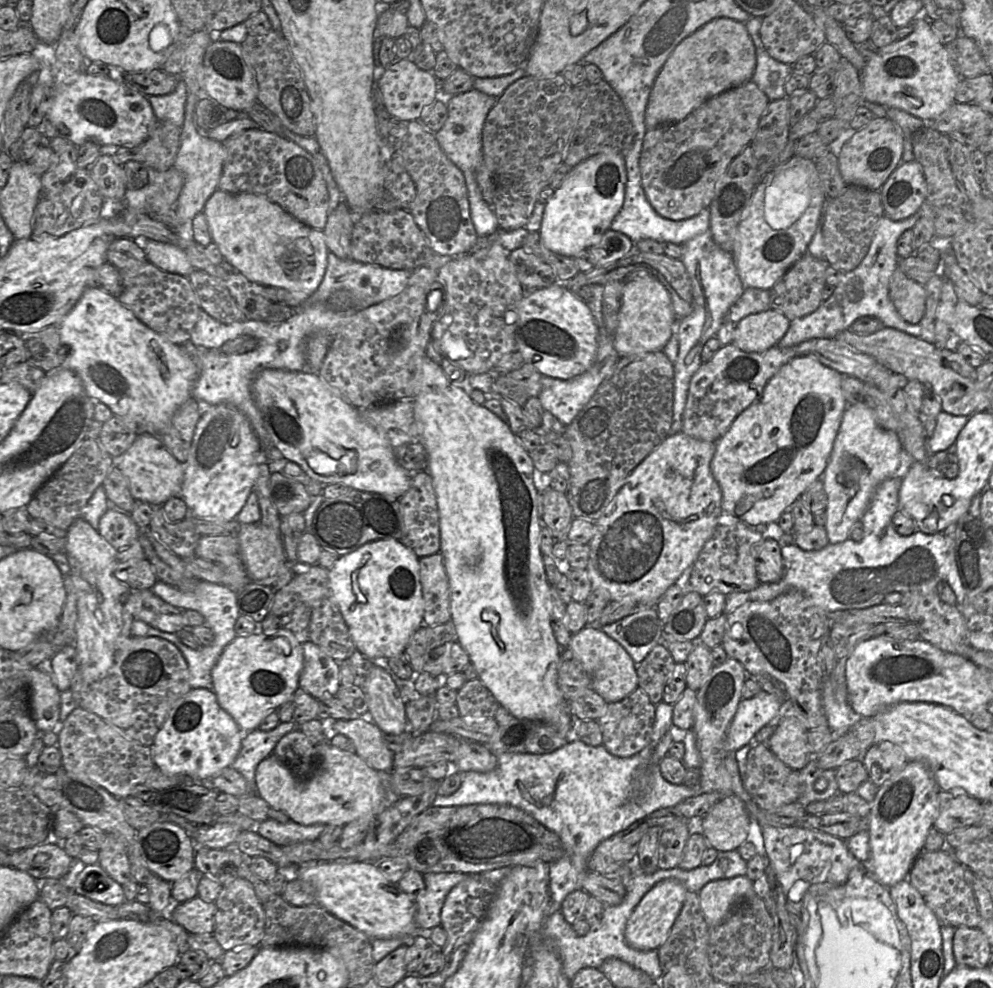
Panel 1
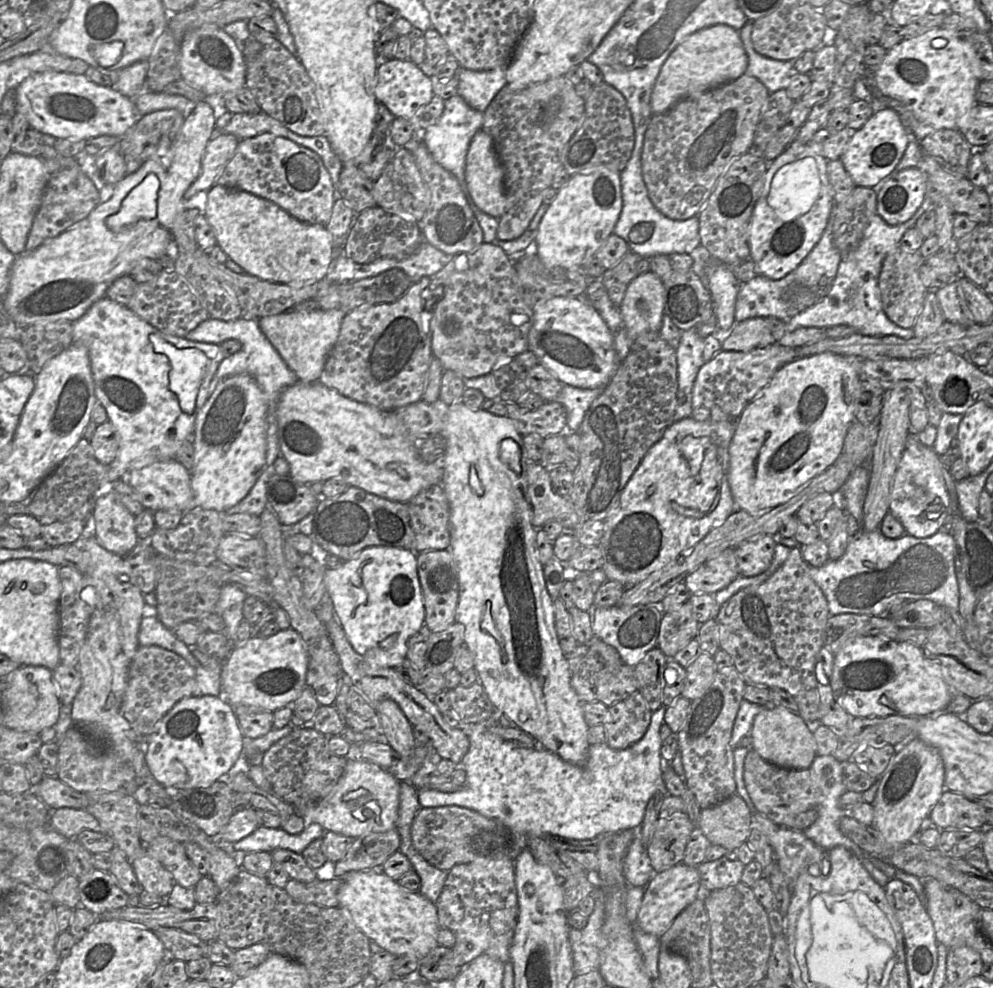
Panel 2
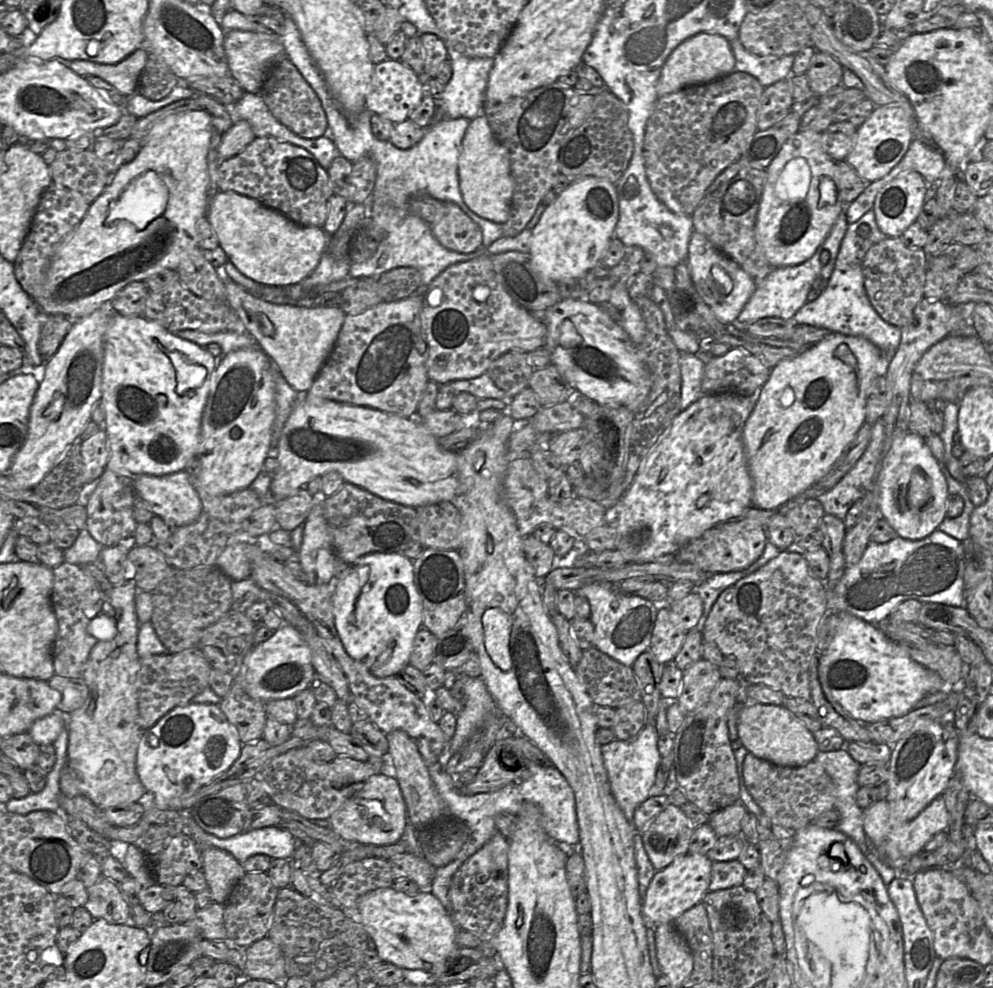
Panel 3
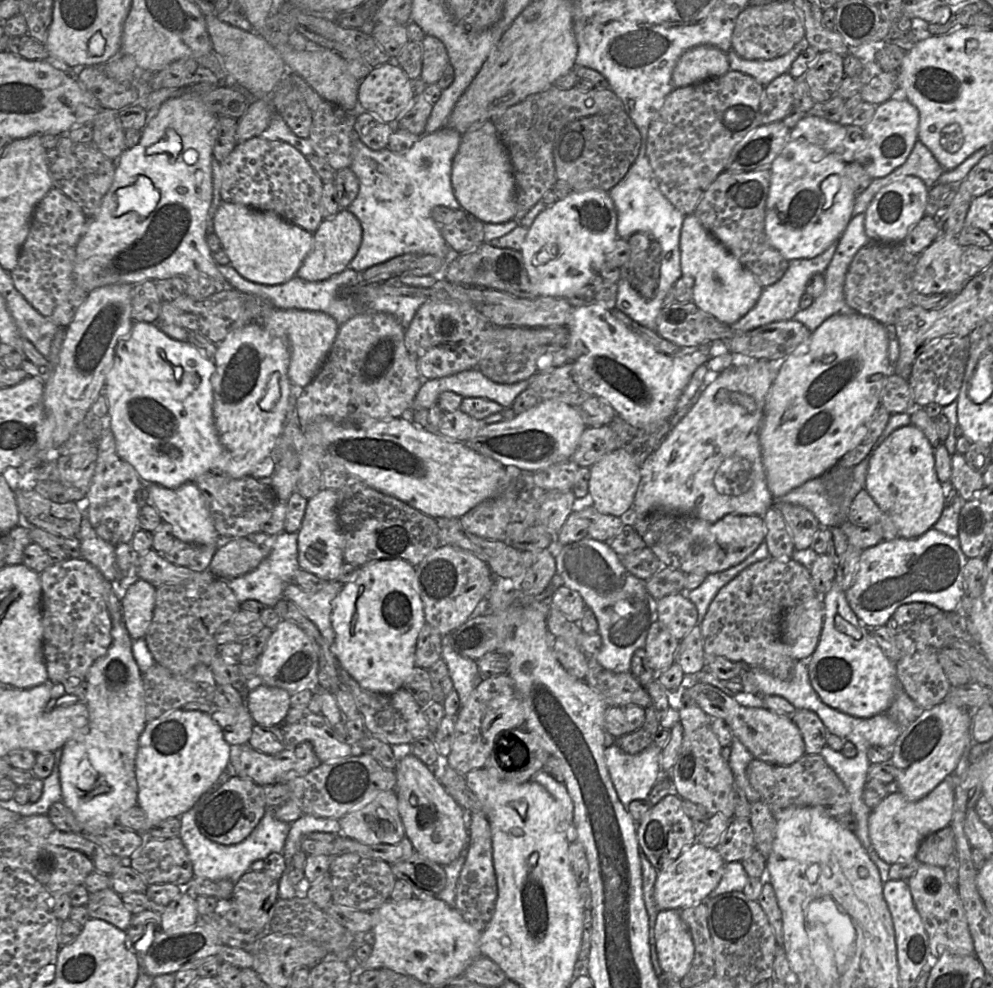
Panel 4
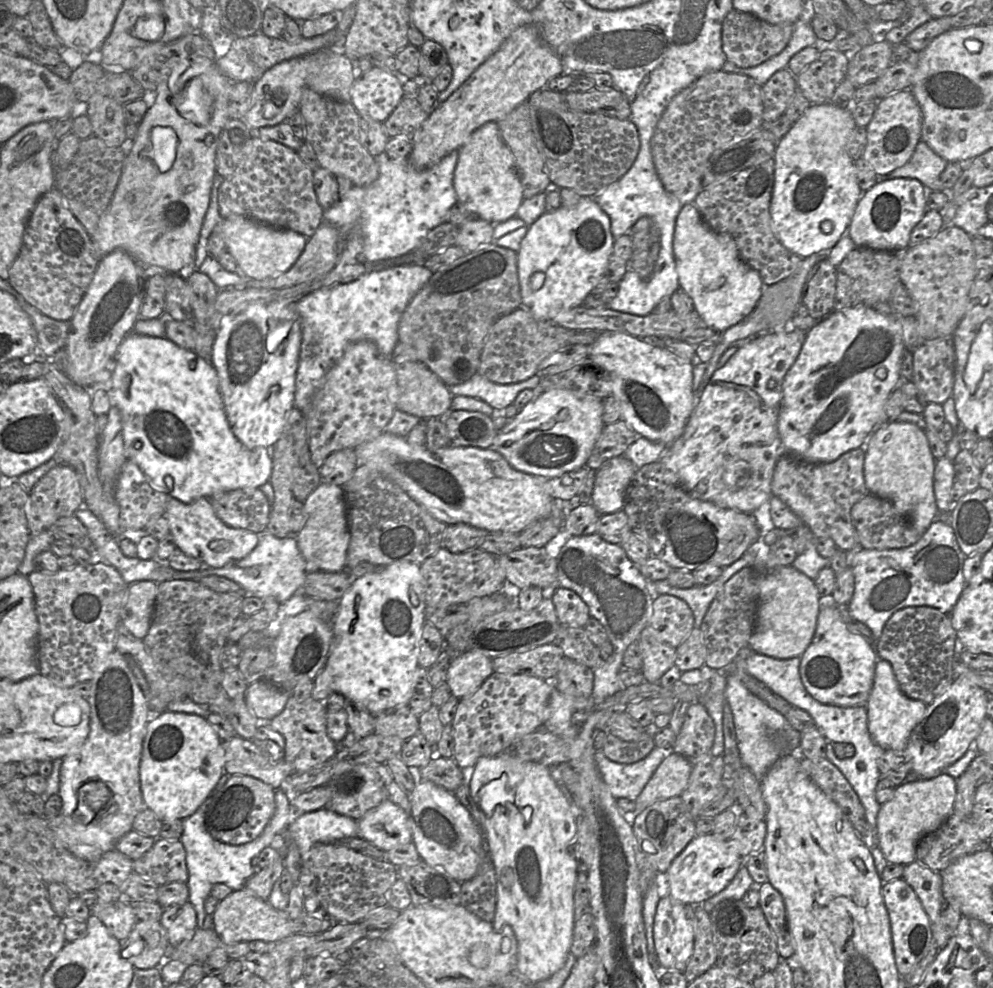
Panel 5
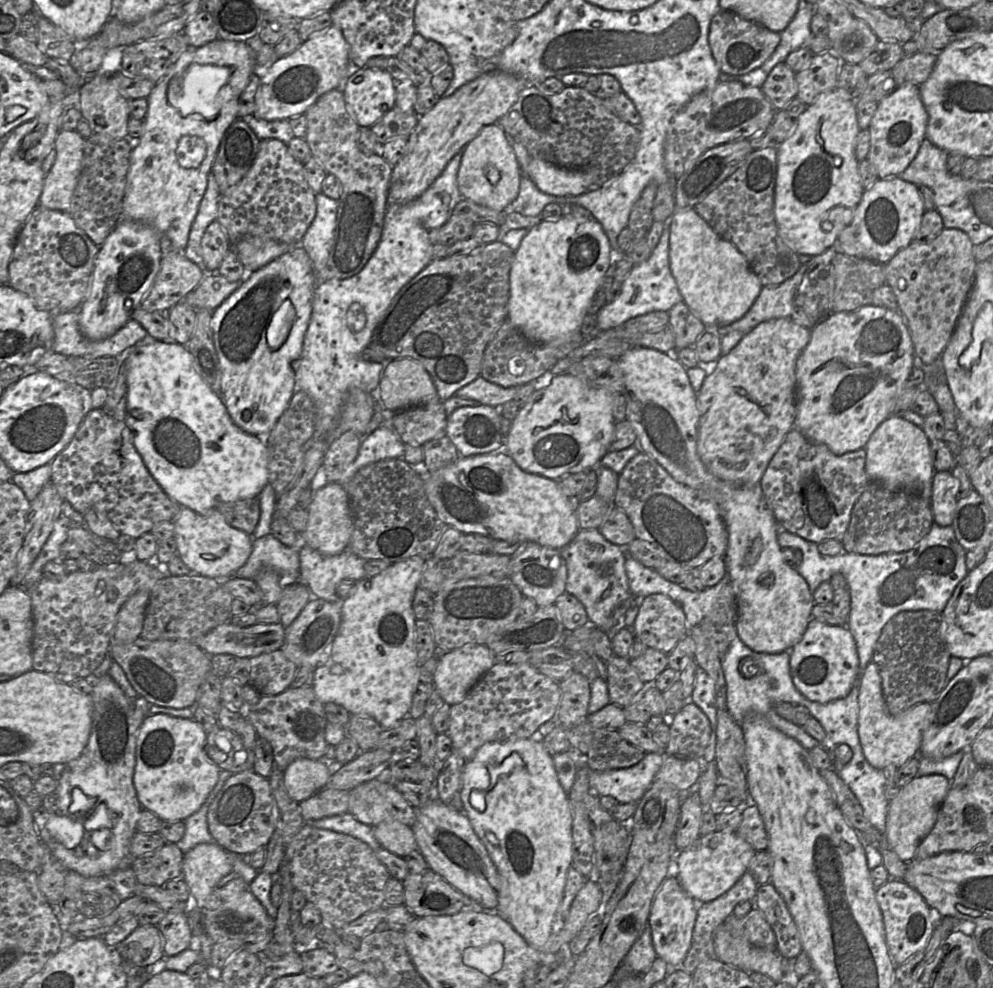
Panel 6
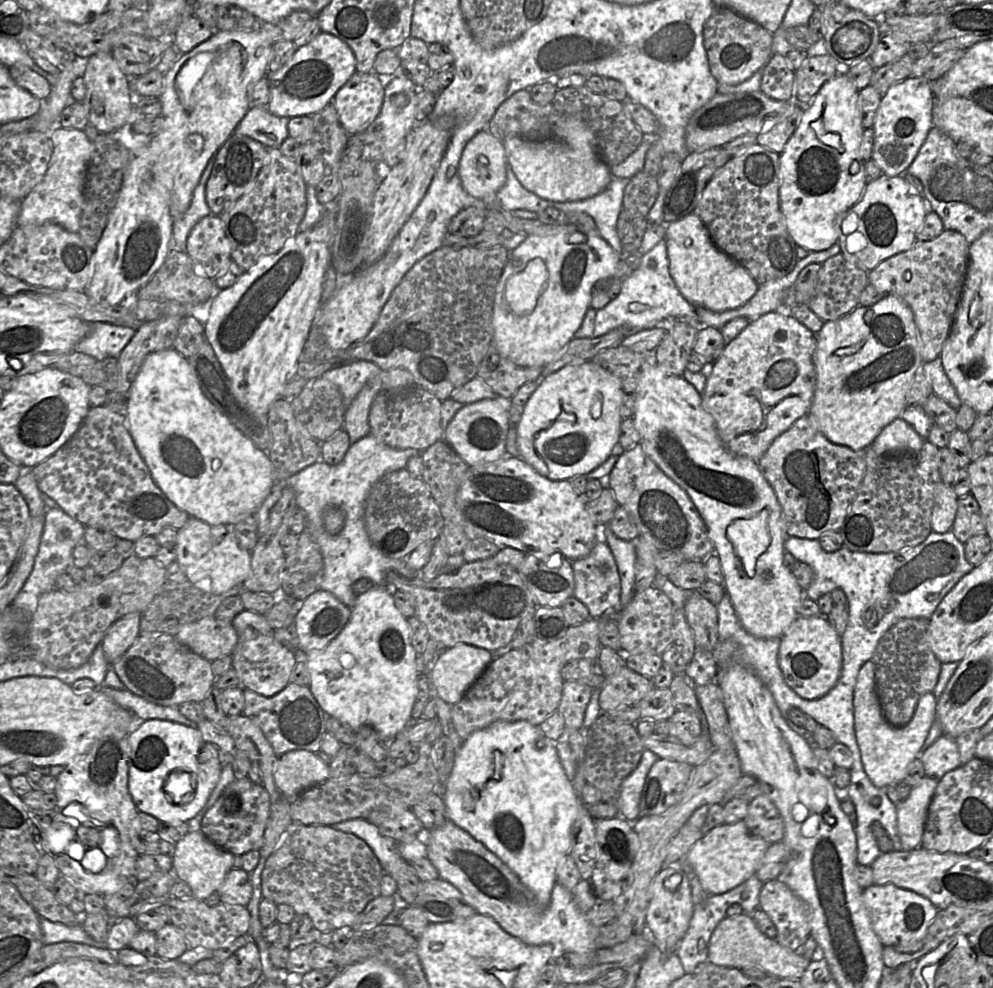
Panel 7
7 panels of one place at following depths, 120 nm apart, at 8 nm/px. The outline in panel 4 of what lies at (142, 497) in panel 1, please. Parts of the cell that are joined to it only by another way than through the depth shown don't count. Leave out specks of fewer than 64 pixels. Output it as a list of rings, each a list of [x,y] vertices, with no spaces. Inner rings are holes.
[[[188,481],[181,486],[169,489],[156,483],[145,483],[148,504],[159,513],[161,519],[170,524],[176,539],[200,545],[221,544],[222,538],[214,527],[202,493],[195,482]]]

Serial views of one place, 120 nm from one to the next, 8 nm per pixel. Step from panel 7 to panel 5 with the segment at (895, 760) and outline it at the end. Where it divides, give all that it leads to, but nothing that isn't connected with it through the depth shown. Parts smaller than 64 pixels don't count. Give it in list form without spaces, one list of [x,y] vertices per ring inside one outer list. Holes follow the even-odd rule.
[[[878,659],[873,686],[865,703],[868,730],[876,744],[884,750],[903,752],[913,729],[923,718],[927,706],[920,700],[907,697],[899,687],[891,664]]]

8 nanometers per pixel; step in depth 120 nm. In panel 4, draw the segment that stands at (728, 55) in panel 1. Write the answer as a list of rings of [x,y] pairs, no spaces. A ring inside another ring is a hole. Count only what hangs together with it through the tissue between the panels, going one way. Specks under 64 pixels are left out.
[[[709,45],[696,46],[679,58],[672,82],[674,88],[681,88],[722,76],[729,70],[727,53]]]

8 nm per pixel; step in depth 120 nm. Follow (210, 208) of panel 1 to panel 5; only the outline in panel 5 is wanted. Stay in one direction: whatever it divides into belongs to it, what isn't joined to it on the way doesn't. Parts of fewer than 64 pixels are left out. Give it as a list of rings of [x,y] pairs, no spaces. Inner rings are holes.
[[[231,215],[218,224],[226,244],[226,251],[237,262],[242,273],[251,279],[276,277],[291,268],[302,253],[307,238],[293,230],[281,229],[242,215]]]

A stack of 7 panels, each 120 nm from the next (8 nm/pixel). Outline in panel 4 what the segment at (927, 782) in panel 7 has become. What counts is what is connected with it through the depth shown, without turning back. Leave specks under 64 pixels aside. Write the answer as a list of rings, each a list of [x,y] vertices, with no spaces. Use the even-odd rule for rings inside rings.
[[[947,776],[929,794],[917,801],[908,800],[901,792],[888,794],[868,818],[869,837],[879,857],[889,865],[916,858],[921,842],[950,825],[955,800],[955,780]]]

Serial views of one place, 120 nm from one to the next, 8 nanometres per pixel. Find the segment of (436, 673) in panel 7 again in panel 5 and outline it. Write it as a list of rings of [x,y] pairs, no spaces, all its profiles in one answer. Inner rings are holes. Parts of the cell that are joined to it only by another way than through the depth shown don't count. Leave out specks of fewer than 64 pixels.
[[[466,651],[452,657],[445,681],[451,694],[462,699],[473,694],[492,673],[492,659],[479,651]]]

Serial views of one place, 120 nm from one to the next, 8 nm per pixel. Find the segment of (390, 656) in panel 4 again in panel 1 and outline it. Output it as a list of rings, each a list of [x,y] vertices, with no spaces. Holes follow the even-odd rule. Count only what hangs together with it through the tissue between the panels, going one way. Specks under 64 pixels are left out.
[[[378,539],[340,556],[328,570],[328,578],[356,649],[390,671],[388,659],[404,653],[412,634],[423,624],[419,557],[397,539]]]

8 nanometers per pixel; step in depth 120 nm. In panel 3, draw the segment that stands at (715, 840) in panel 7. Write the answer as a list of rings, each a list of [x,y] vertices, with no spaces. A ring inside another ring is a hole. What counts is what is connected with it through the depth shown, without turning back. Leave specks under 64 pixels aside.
[[[688,853],[675,858],[664,869],[656,871],[642,901],[642,914],[646,924],[659,926],[673,923],[677,917],[701,903],[709,892],[712,863],[706,855]]]

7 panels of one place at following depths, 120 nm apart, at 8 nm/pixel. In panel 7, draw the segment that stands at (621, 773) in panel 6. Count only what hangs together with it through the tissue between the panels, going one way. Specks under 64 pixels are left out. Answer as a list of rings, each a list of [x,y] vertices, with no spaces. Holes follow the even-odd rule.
[[[644,750],[638,766],[624,779],[617,798],[618,812],[622,819],[638,819],[639,802],[644,782],[658,756],[650,750]]]

